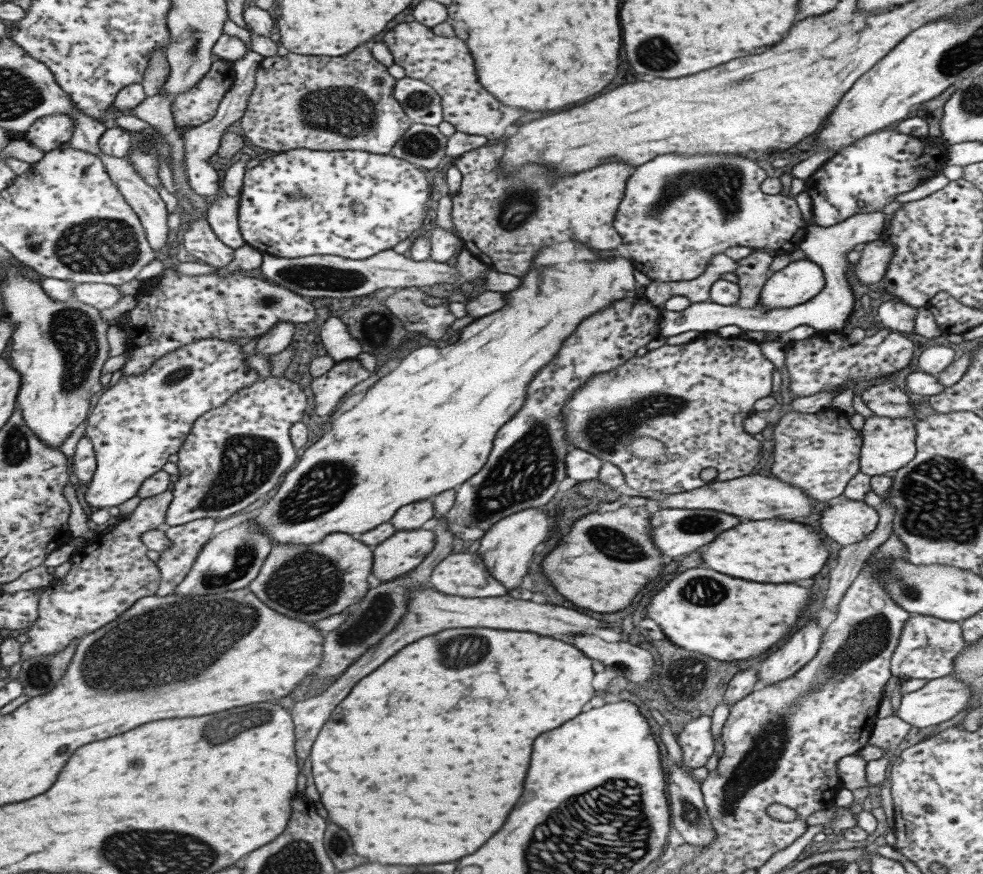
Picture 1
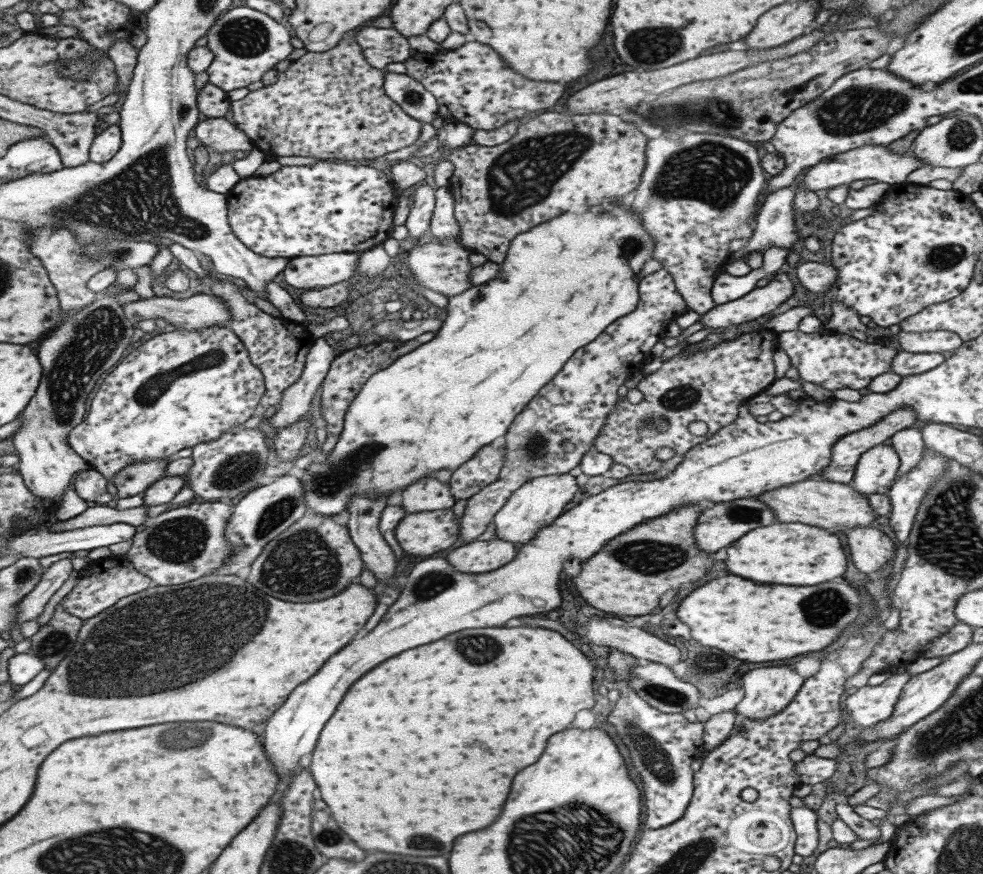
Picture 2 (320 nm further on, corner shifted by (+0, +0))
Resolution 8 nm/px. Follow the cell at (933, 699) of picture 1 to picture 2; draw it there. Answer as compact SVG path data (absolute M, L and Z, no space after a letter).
M907 672L891 675L876 686L865 685L847 694L844 700L847 718L857 726L867 727L884 721L895 710L901 687L910 679Z

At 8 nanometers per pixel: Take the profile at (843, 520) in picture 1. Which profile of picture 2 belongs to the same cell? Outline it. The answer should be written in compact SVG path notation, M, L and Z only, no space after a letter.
M878 525L857 527L845 533L849 560L859 572L874 576L893 561L895 546Z

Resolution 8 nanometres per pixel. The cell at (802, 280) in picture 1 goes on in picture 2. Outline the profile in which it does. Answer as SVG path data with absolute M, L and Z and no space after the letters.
M775 273L762 288L755 287L741 298L713 306L700 315L698 321L705 329L726 329L749 323L775 310L781 302L787 300L791 296L792 287L787 273Z

